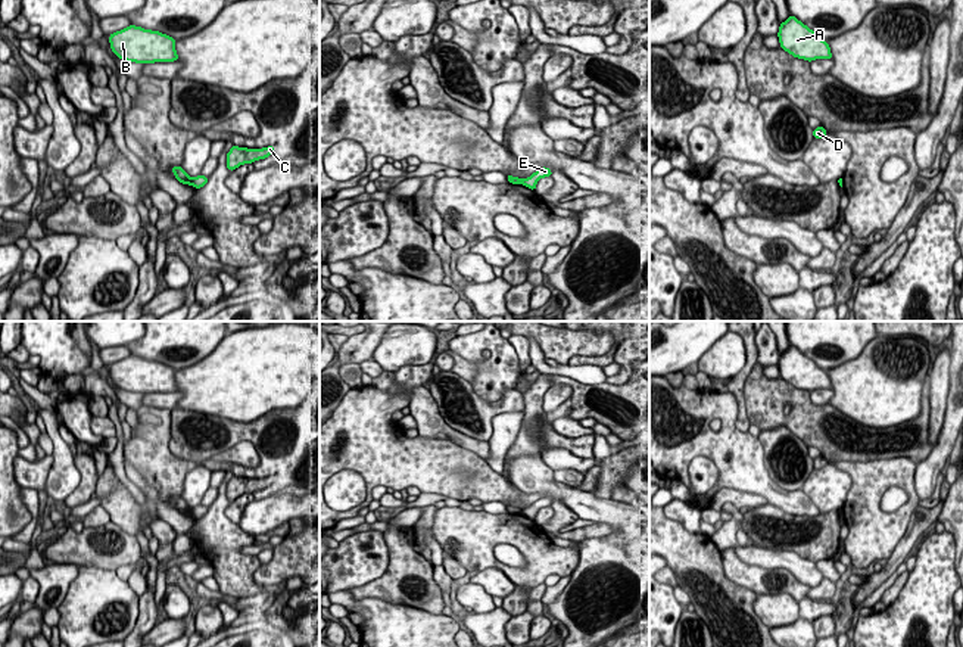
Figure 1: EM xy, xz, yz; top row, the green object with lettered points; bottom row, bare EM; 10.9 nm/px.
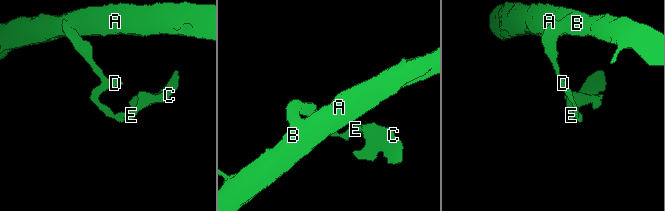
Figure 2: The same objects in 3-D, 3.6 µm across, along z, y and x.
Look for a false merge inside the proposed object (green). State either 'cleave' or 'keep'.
cleave

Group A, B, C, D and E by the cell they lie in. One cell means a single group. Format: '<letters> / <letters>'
A B D / C E

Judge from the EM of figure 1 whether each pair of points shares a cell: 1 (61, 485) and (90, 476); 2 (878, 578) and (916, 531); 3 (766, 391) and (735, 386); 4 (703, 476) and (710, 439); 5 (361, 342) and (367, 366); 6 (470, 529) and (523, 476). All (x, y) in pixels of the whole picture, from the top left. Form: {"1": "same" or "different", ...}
{"1": "different", "2": "same", "3": "different", "4": "different", "5": "different", "6": "different"}

